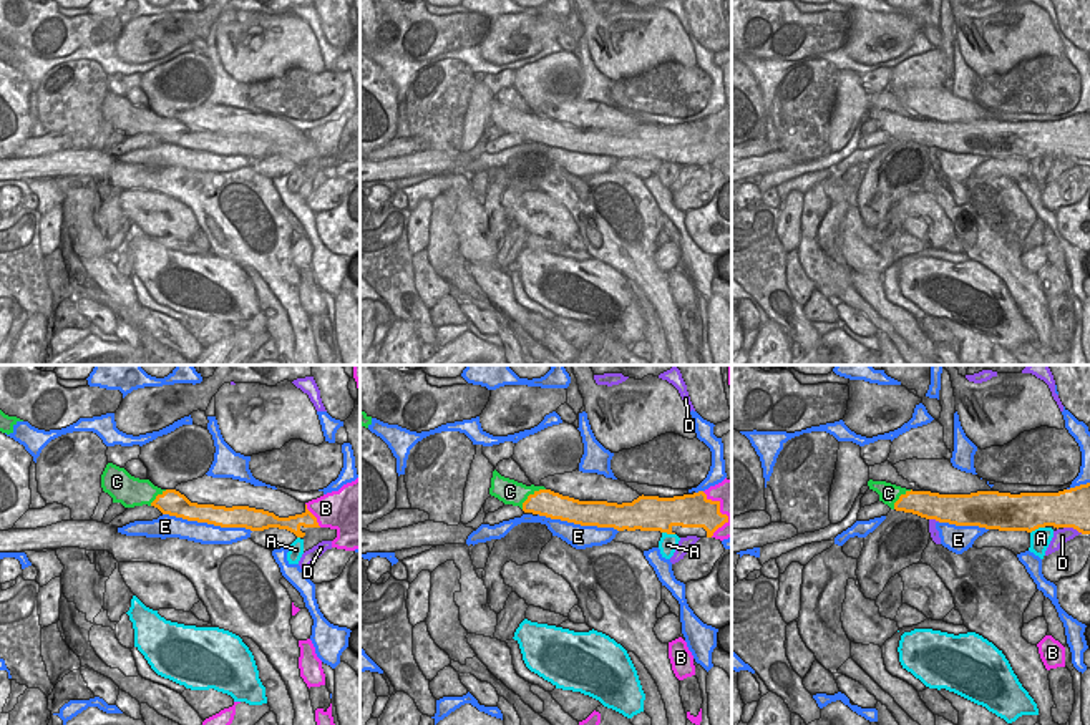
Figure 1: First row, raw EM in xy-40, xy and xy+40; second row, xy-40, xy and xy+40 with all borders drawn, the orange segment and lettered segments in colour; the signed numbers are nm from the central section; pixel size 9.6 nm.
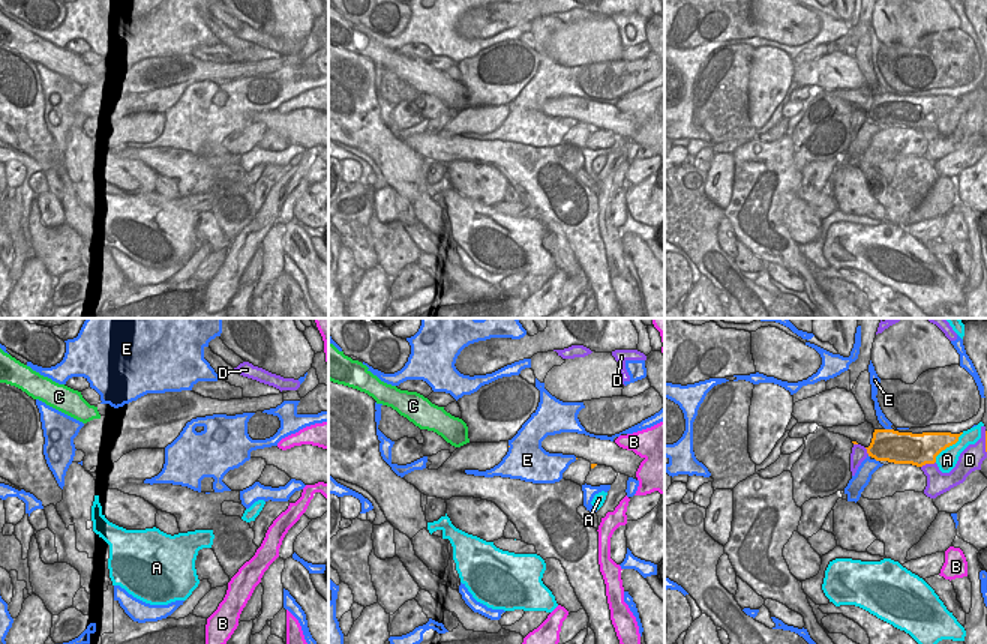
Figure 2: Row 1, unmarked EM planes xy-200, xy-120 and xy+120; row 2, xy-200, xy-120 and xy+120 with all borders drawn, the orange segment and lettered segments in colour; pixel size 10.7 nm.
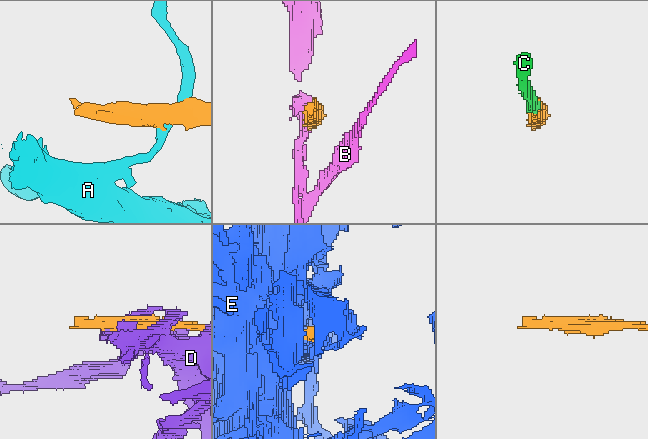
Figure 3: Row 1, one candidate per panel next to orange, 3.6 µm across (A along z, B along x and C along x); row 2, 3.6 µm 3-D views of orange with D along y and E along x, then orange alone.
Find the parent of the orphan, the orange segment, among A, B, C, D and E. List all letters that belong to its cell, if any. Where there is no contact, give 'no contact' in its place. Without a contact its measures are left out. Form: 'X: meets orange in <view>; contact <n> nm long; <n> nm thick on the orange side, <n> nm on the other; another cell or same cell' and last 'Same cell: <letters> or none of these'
A: meets orange in xy+40; contact 160 nm long; 380 nm thick on the orange side, 200 nm on the other; another cell
B: meets orange in xy-40; contact 280 nm long; 160 nm thick on the orange side, 380 nm on the other; another cell
C: meets orange in xy; contact 320 nm long; 260 nm thick on the orange side, 240 nm on the other; same cell
D: meets orange in xy+40; contact 200 nm long; 380 nm thick on the orange side, 160 nm on the other; another cell
E: meets orange in xy-40; contact 900 nm long; 200 nm thick on the orange side, 200 nm on the other; another cell
Same cell: C

